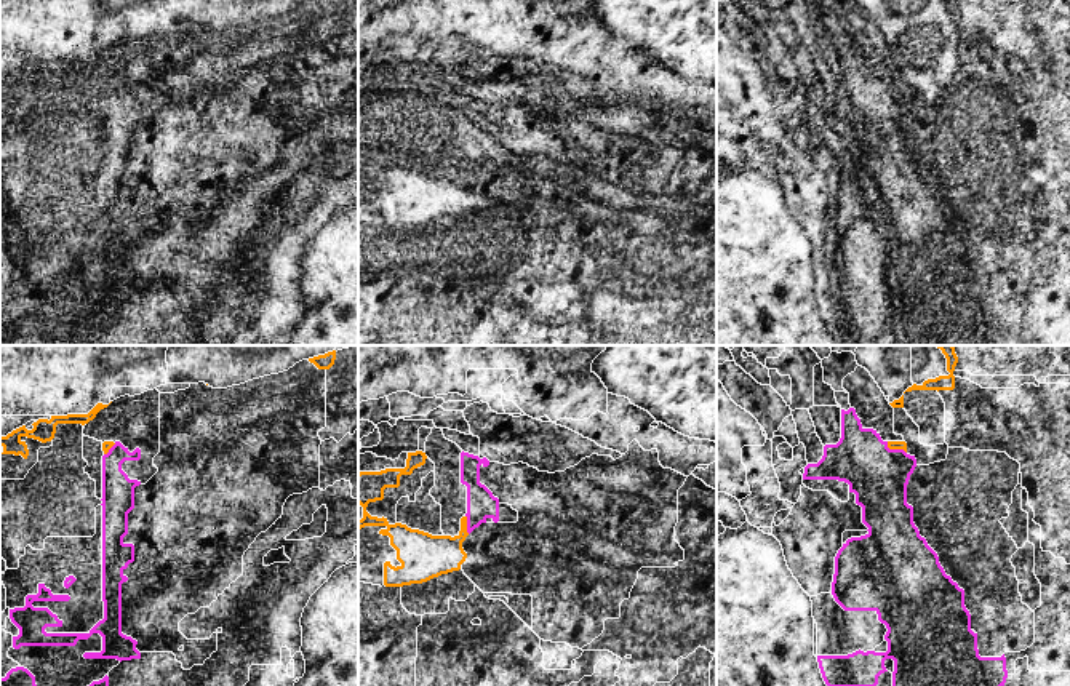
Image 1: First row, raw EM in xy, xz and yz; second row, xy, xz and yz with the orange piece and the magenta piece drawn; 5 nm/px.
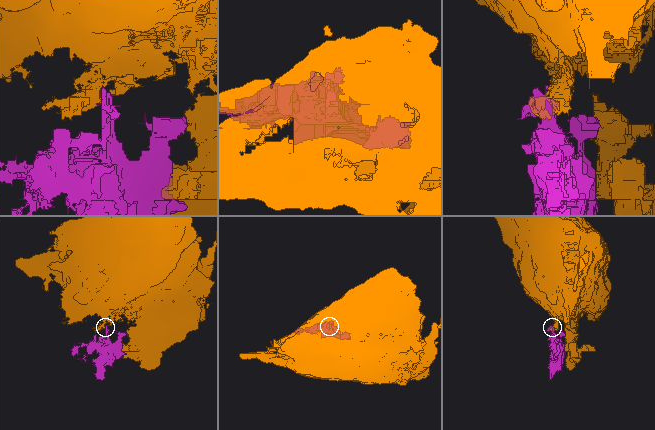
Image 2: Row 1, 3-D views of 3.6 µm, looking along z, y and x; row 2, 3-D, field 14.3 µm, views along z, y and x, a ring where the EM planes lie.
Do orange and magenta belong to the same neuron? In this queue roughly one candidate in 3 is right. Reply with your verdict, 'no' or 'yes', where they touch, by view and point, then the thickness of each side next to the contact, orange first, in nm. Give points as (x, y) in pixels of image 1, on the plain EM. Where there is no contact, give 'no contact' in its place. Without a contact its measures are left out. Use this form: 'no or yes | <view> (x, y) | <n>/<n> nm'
no | yz (894, 90) | 50/300 nm

